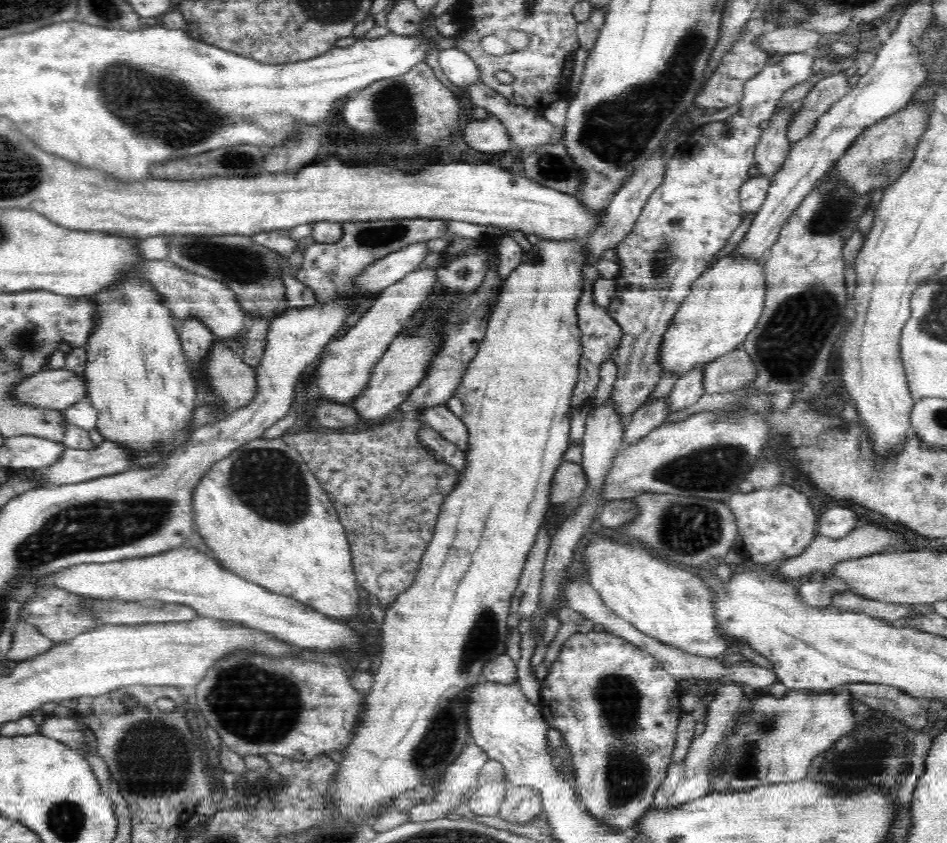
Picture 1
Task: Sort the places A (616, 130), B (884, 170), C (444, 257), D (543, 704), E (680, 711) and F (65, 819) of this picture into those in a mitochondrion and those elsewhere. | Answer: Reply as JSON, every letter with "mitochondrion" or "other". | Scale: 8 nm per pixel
{"A":"mitochondrion","B":"mitochondrion","C":"other","D":"other","E":"other","F":"mitochondrion"}

